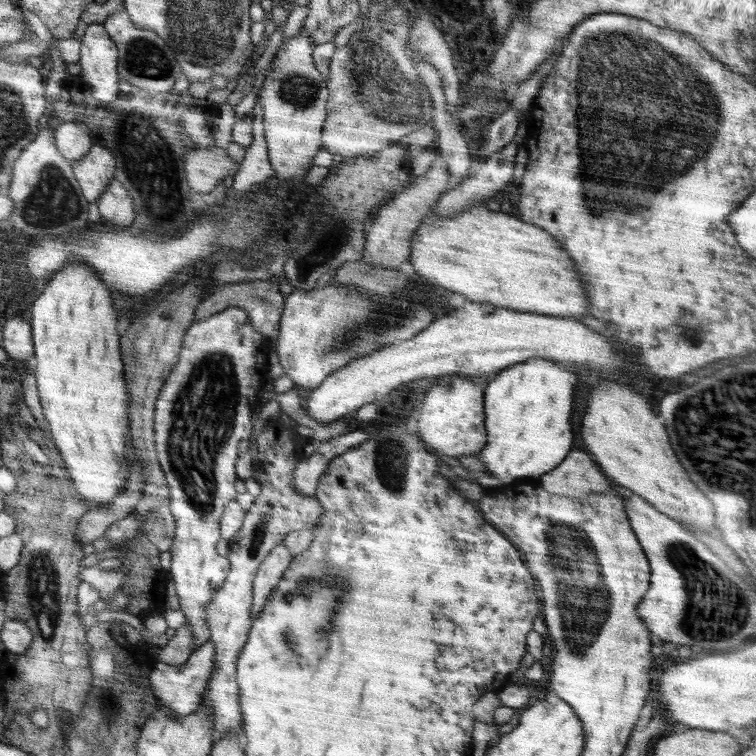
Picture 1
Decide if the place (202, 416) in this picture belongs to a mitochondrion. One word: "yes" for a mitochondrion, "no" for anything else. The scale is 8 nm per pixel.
yes

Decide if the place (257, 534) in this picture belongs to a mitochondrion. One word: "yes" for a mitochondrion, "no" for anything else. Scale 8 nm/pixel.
yes

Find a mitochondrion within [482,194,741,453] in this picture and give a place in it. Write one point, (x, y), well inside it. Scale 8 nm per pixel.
(687, 331)

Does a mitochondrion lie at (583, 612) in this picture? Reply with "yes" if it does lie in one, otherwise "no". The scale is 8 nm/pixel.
yes

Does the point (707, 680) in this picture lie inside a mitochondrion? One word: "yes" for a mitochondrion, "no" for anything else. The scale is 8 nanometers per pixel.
no

